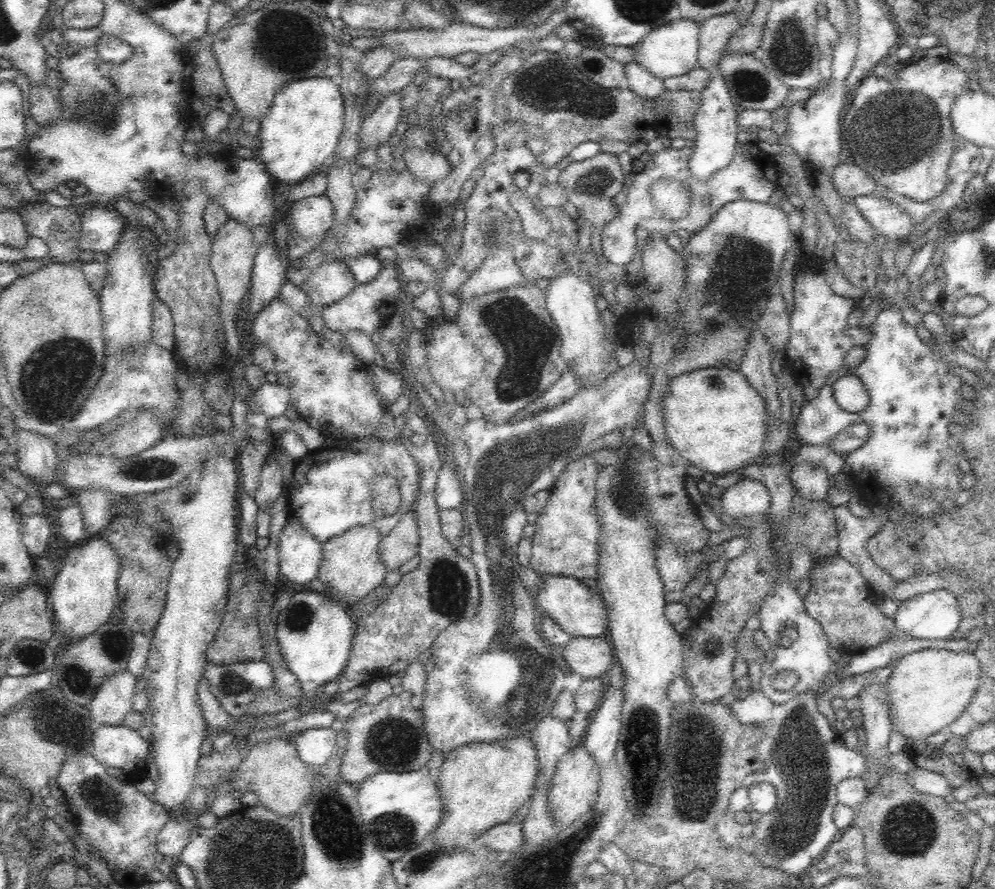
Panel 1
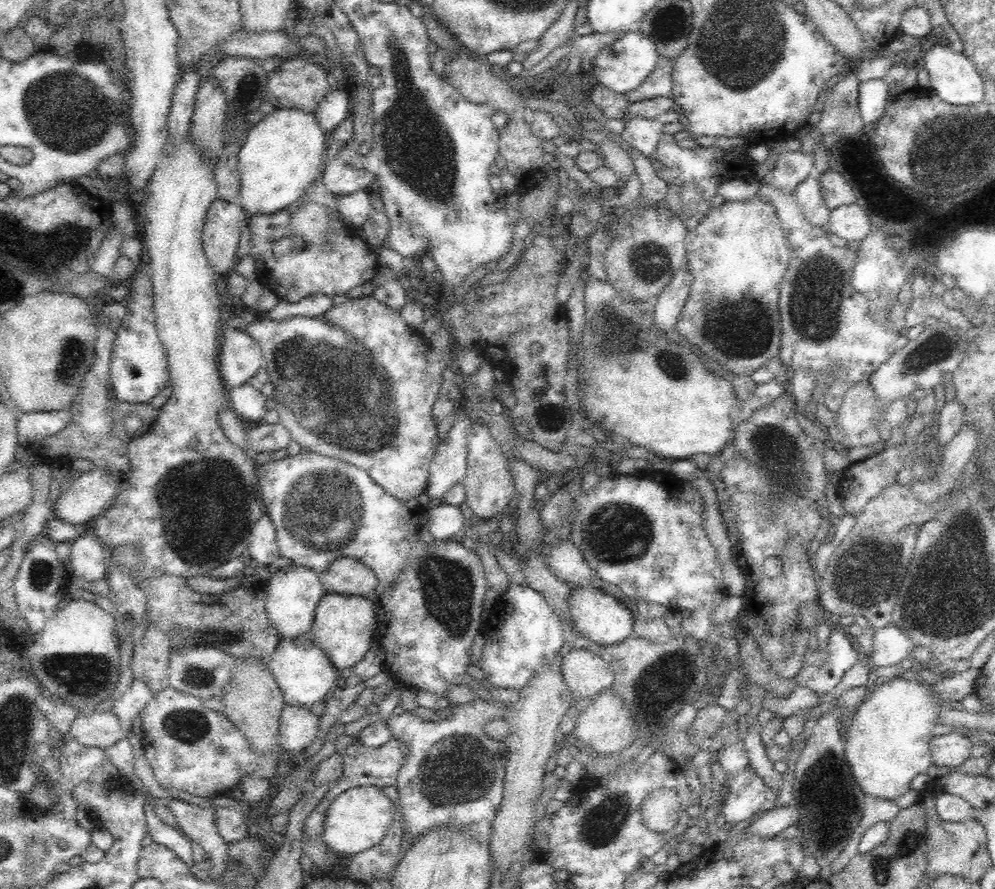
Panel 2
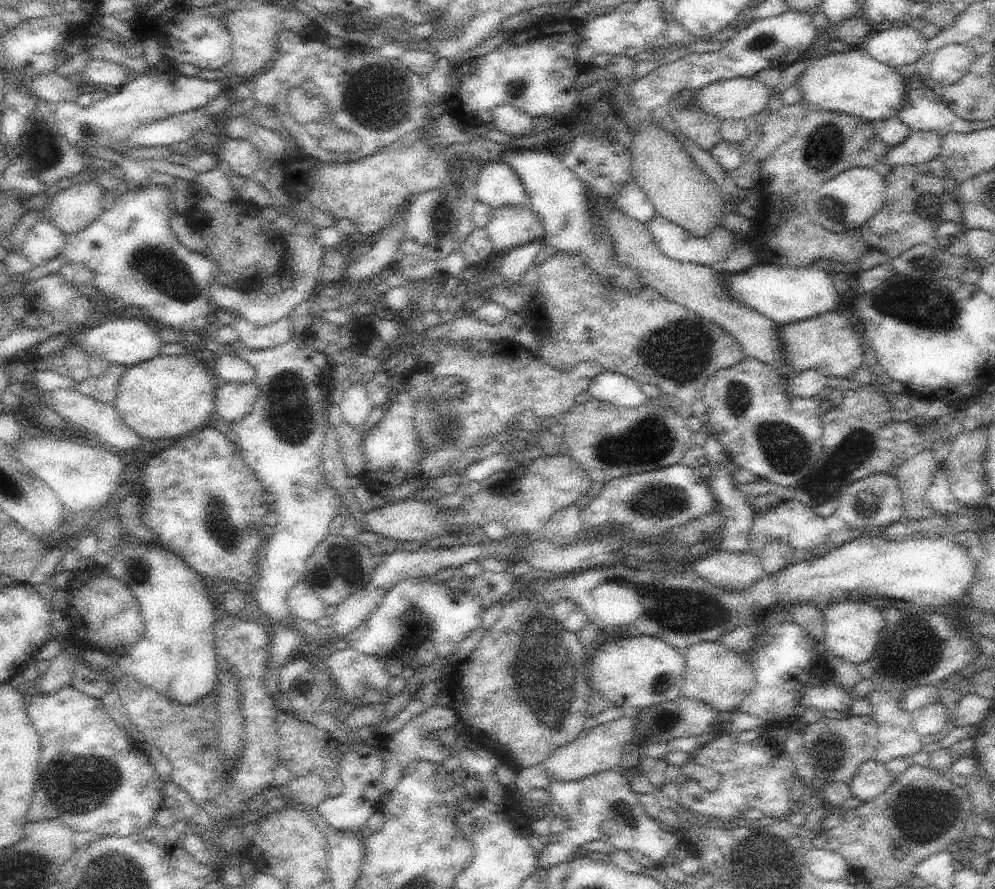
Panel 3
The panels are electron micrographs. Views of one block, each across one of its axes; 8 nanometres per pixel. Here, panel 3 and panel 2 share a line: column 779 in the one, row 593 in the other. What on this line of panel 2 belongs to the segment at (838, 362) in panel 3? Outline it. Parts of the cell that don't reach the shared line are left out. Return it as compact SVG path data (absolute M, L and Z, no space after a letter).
M325 593L316 608L312 628L304 636L308 636L338 670L352 668L364 658L378 636L372 597Z

